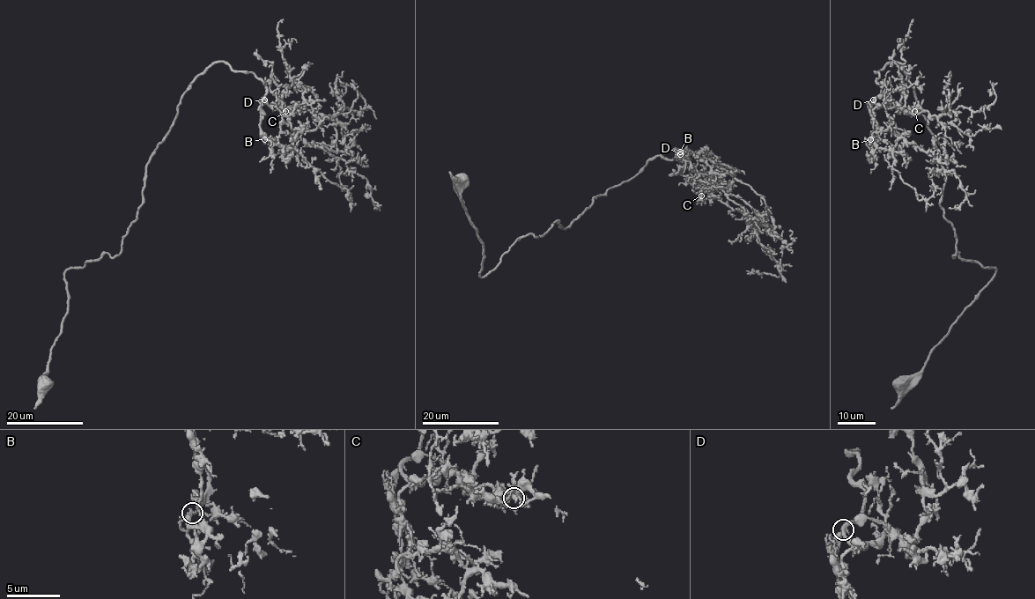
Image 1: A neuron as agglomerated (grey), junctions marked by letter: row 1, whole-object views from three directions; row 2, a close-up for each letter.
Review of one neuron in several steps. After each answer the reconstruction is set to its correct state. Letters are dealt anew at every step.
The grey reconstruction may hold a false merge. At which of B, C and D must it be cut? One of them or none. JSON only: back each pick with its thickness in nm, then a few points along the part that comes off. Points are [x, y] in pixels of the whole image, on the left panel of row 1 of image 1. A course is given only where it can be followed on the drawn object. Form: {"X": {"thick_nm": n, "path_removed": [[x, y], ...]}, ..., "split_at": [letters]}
{"split_at": []}

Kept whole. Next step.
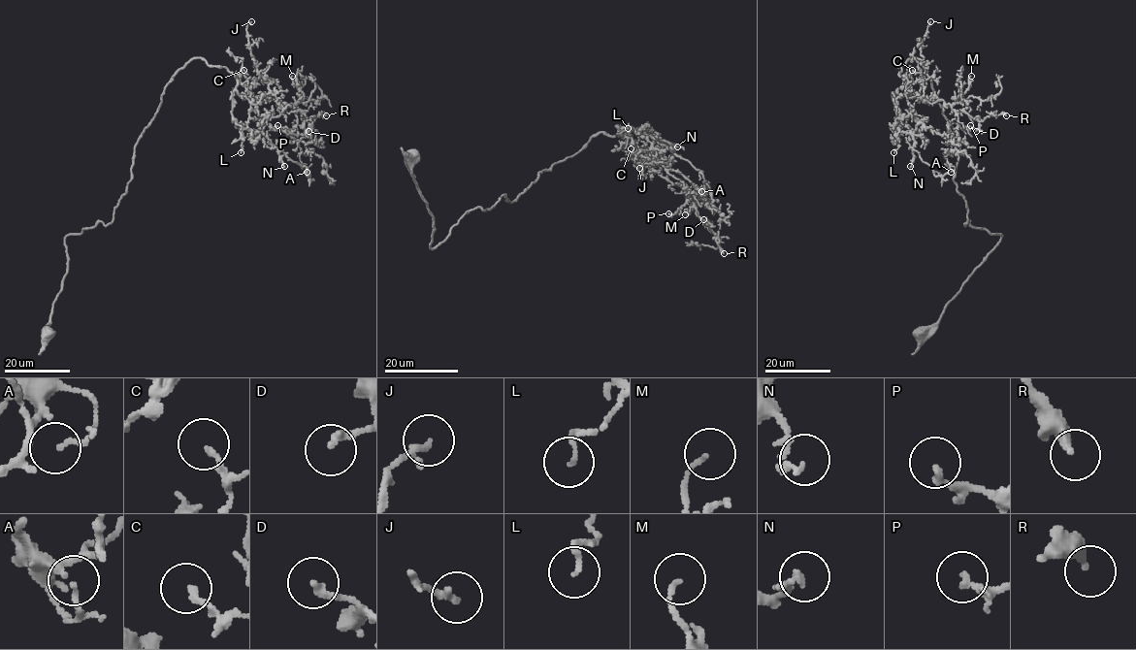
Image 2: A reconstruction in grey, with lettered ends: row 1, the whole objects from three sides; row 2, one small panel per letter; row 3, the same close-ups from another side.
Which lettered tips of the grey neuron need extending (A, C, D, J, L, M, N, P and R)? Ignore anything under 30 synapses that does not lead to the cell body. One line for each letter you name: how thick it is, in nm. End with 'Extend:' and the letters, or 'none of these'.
Extend: none of these

